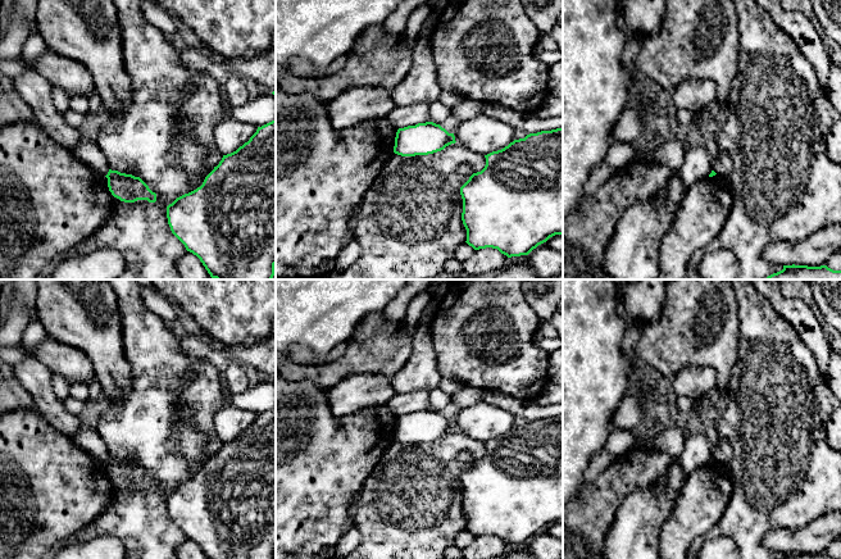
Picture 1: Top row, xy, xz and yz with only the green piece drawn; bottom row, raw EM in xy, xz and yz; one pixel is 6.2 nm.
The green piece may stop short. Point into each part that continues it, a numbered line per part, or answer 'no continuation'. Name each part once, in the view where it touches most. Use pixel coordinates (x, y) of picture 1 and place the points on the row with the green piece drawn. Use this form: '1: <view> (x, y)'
no continuation

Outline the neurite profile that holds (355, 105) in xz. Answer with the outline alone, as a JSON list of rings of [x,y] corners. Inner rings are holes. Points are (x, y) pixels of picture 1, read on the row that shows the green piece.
[[[382,87],[349,88],[328,101],[328,117],[335,129],[345,129],[386,118],[395,106],[391,94]]]

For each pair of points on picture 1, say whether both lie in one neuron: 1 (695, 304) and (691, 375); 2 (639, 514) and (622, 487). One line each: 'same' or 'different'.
1: different
2: different

